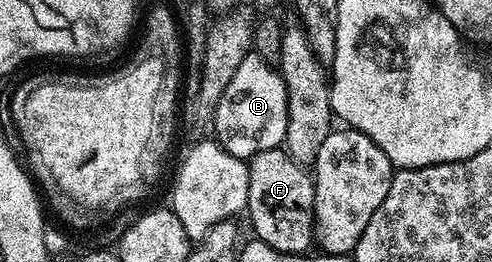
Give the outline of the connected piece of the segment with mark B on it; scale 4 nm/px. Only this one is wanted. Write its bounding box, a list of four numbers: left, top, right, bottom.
[214,52,288,160]

